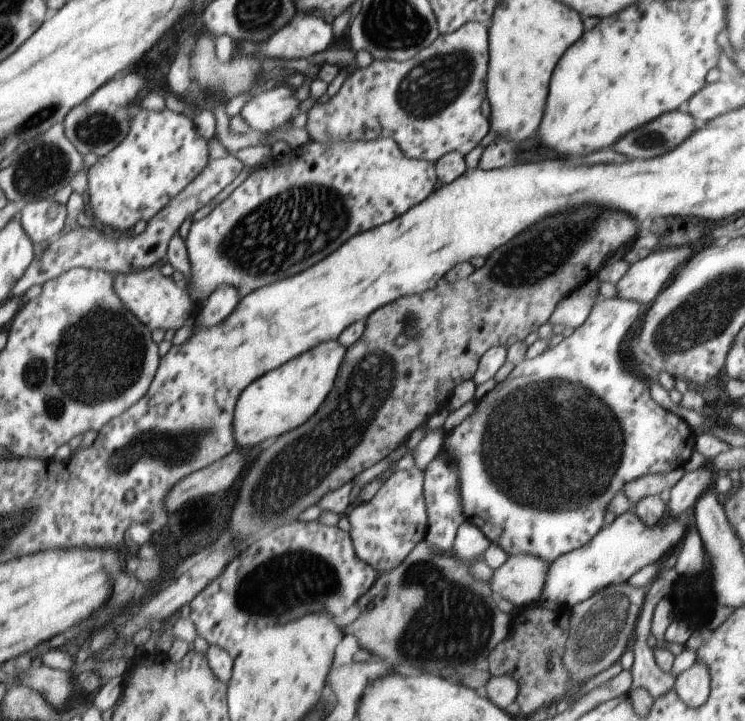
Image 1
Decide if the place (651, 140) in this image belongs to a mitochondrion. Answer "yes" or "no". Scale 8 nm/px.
yes

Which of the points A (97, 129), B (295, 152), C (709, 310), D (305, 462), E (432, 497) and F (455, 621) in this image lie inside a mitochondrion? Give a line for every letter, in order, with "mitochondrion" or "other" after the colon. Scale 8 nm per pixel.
A: mitochondrion
B: other
C: mitochondrion
D: mitochondrion
E: other
F: mitochondrion

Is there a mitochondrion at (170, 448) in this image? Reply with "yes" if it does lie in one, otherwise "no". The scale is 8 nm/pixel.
yes

